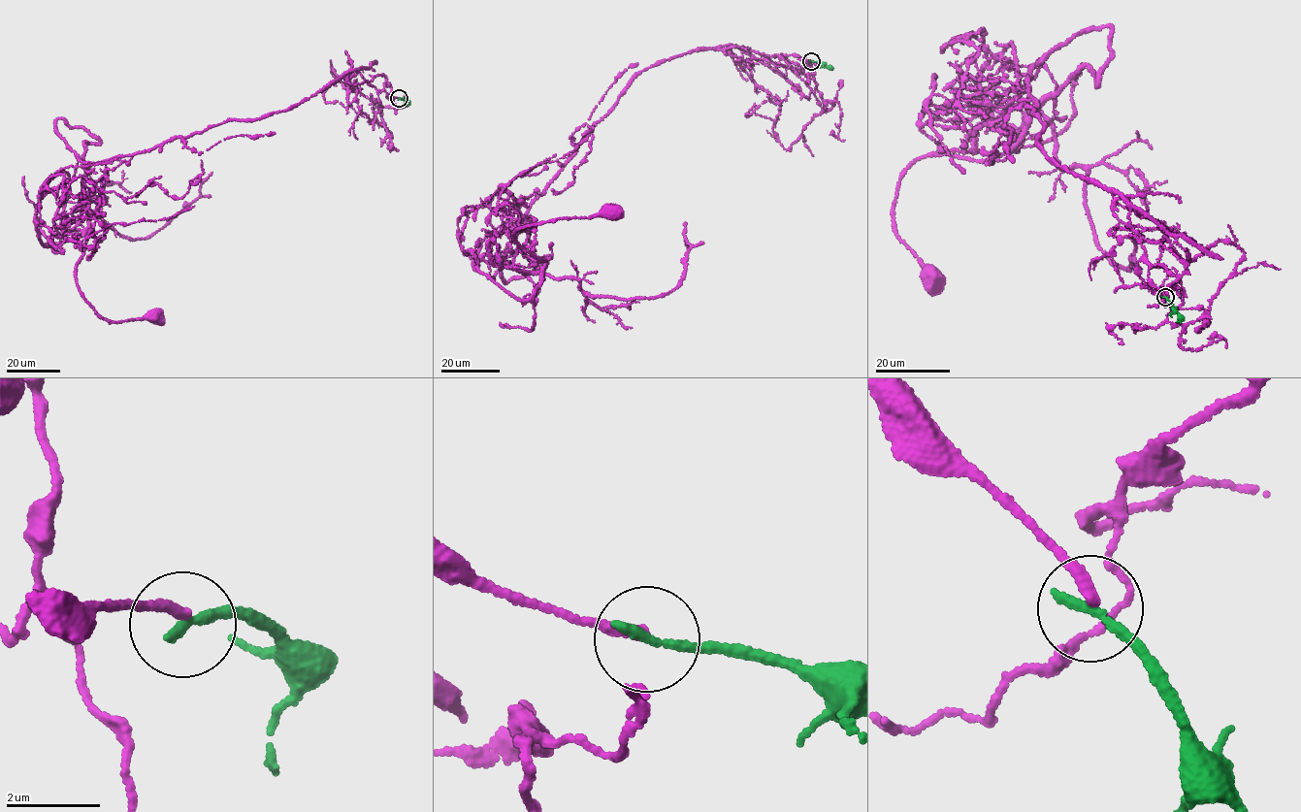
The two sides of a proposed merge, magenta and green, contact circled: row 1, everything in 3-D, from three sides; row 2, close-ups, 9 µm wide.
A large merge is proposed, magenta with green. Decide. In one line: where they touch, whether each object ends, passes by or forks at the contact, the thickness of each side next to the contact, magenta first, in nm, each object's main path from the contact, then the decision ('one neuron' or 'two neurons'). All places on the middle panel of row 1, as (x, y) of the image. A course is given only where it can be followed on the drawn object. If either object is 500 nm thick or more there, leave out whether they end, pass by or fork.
at (811, 61); magenta ends there; green ends there; 240 nm thick on the magenta side, 240 nm on the other; magenta runs (811, 61), (786, 149), (736, 56), (637, 73), (513, 233), (612, 211); green runs (811, 61), (833, 68); two neurons

